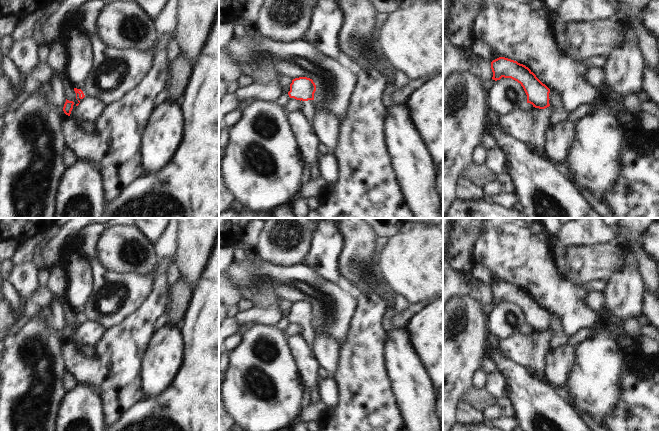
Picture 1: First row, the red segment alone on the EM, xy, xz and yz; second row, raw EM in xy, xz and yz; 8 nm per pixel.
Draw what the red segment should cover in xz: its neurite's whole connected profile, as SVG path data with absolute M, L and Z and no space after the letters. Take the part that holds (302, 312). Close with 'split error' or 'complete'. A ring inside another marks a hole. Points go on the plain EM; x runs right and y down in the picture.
M299 301L292 304L290 315L288 316L290 322L301 325L302 335L313 348L317 339L316 329L314 327L315 315L316 309L312 303Z; split error

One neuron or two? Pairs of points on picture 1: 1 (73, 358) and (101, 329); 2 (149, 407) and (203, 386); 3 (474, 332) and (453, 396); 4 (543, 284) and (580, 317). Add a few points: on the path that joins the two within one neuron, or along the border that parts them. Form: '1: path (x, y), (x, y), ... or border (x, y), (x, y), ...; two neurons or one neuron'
1: border (108, 330), (95, 347); two neurons
2: path (162, 405), (185, 404), (190, 399); one neuron
3: path (460, 348), (453, 355), (453, 380); one neuron
4: path (552, 292), (571, 310); one neuron

